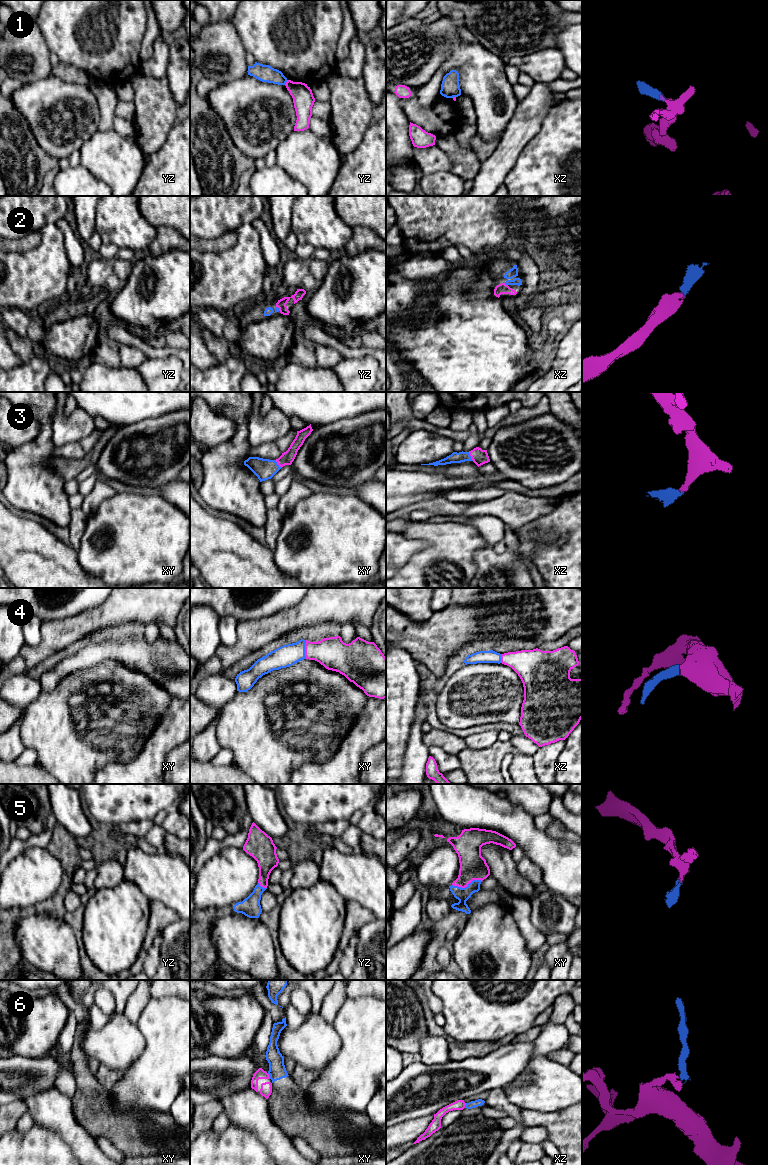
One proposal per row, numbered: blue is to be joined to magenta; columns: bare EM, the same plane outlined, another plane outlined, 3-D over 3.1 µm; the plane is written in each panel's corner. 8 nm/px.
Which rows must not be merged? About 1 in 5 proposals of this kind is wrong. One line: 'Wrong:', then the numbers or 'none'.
Wrong: 1, 6

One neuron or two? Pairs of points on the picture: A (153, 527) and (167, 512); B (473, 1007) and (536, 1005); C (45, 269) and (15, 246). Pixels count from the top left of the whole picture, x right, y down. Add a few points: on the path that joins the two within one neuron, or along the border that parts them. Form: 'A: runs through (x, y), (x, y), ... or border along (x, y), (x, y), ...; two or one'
A: runs through (156, 523), (163, 516); one
B: runs through (489, 1011), (520, 1011); one
C: border along (41, 236), (34, 247), (10, 252); two

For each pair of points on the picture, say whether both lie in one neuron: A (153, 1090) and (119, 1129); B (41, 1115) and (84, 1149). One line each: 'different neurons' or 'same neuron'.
A: different neurons
B: same neuron

